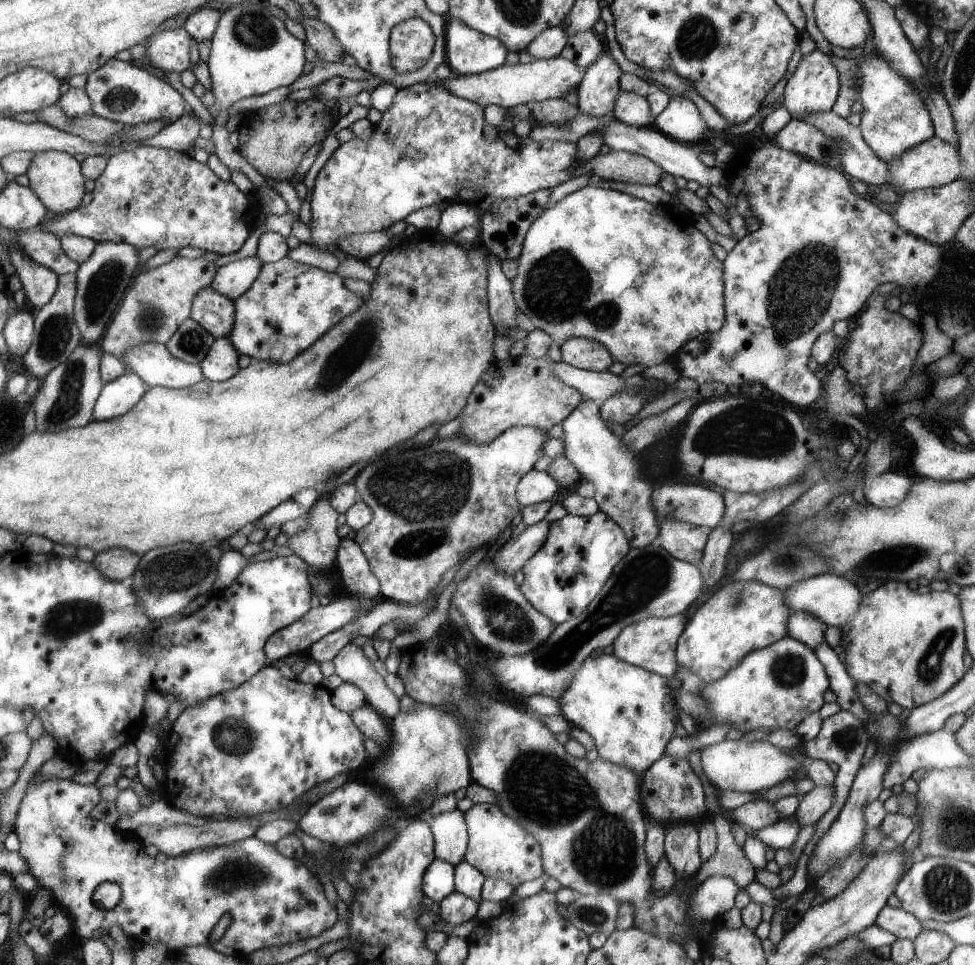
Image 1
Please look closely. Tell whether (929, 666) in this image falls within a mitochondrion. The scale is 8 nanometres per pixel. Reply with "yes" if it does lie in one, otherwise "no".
yes

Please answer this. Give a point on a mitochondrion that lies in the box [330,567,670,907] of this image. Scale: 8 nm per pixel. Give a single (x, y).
(539, 784)

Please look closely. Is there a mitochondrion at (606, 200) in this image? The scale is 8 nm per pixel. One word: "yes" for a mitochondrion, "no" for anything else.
no

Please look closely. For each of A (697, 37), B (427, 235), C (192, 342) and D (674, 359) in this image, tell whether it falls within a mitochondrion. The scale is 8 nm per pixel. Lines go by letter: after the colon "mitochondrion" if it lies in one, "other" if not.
A: mitochondrion
B: other
C: mitochondrion
D: other

